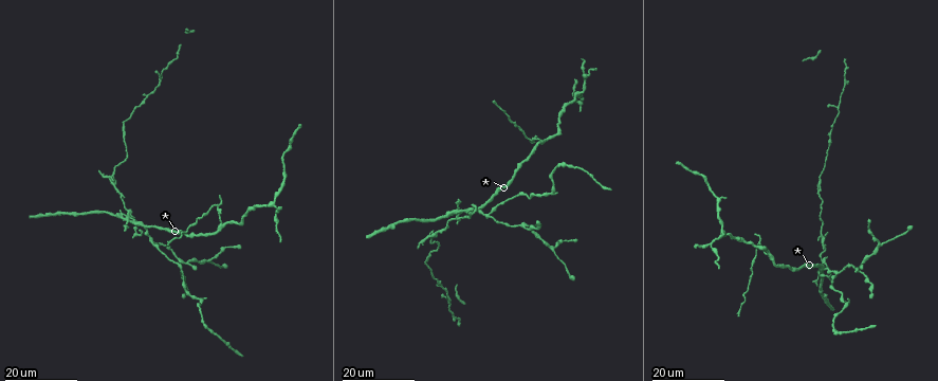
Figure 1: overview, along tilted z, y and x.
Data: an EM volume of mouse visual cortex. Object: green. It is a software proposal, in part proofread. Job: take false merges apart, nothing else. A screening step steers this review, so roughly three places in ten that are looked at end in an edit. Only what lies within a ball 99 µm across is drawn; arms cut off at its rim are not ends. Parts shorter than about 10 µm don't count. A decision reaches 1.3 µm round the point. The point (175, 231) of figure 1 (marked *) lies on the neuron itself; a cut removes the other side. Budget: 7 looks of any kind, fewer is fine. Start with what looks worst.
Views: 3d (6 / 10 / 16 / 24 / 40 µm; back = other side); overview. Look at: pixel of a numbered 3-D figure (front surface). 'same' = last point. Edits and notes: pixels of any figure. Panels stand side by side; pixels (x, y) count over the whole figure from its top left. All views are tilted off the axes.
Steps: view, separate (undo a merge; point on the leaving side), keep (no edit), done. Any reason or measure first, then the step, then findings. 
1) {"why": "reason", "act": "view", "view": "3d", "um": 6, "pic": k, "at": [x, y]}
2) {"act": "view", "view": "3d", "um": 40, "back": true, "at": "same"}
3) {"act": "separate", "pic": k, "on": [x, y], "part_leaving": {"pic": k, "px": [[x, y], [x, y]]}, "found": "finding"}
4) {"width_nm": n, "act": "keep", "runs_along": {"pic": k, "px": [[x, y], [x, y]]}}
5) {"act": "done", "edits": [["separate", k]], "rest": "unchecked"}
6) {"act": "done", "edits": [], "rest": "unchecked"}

{"why": "small branch off a trunk", "act": "view", "view": "3d", "um": 16, "pic": 1, "at": [770, 257]}

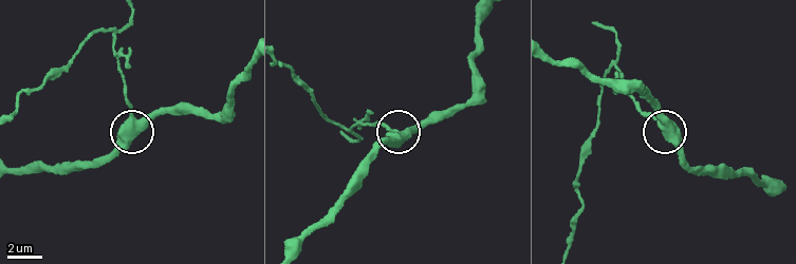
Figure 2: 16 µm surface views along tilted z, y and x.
{"act": "view", "view": "3d", "um": 6, "pic": 2, "at": [661, 121]}

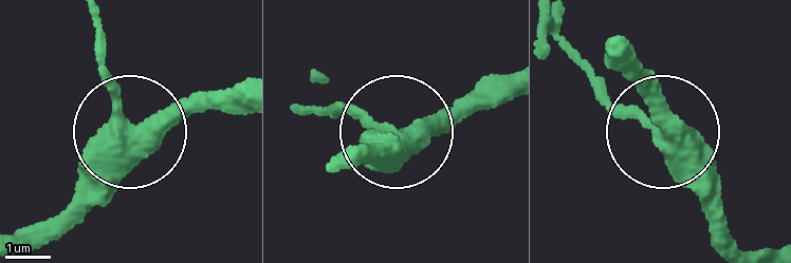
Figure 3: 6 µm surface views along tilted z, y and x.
{"width_nm": 460, "act": "keep", "runs_along": {"pic": 3, "px": [[15, 236], [57, 218], [125, 135], [94, 31]]}, "found": "continuous, no second neuron"}

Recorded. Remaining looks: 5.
{"act": "view", "view": "3d", "um": 16, "pic": 1, "at": [529, 139]}

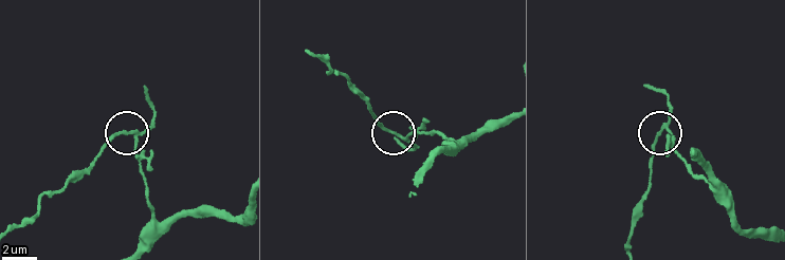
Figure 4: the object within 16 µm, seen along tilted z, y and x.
{"act": "view", "view": "3d", "um": 10, "pic": 4, "at": [663, 129]}

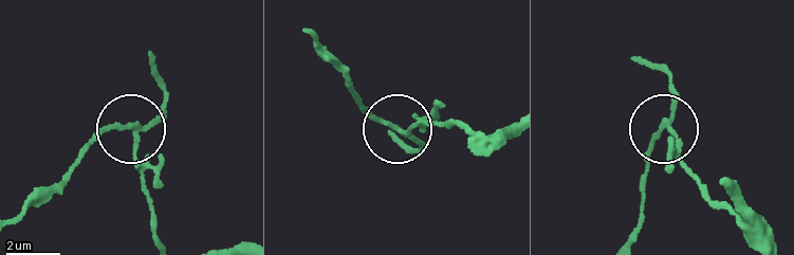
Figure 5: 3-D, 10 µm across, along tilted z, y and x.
{"arms": 3, "act": "separate", "pic": 5, "on": [164, 103], "part_leaving": {"pic": 5, "px": [[132, 130], [105, 133], [65, 182], [16, 217]]}, "found": "two neurons meet here"}

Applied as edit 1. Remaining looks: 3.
{"why": "small branch off a trunk", "act": "view", "view": "3d", "um": 16, "pic": 1, "at": [487, 215]}

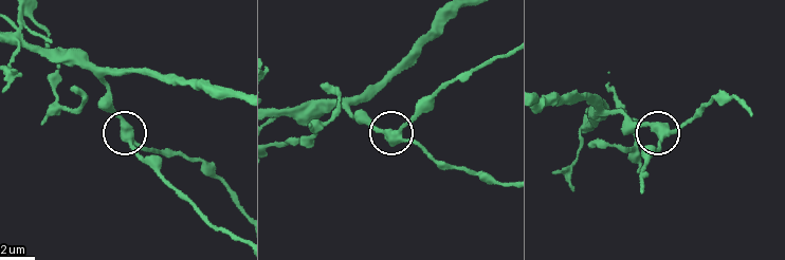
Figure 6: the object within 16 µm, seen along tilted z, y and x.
{"act": "view", "view": "3d", "um": 6, "pic": 6, "at": [666, 133]}

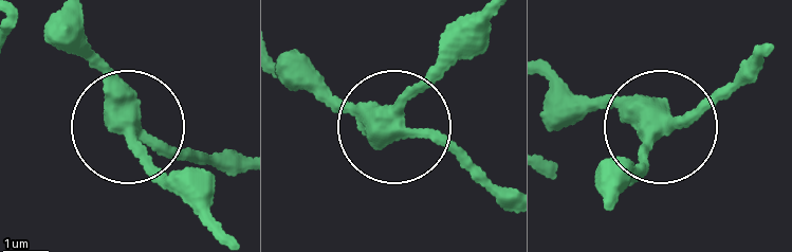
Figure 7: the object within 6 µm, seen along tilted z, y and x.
{"arms": 4, "act": "keep", "found": "one neuron here"}

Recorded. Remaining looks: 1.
{"act": "done", "edits": [["separate", 5]], "rest": "unchecked"}

